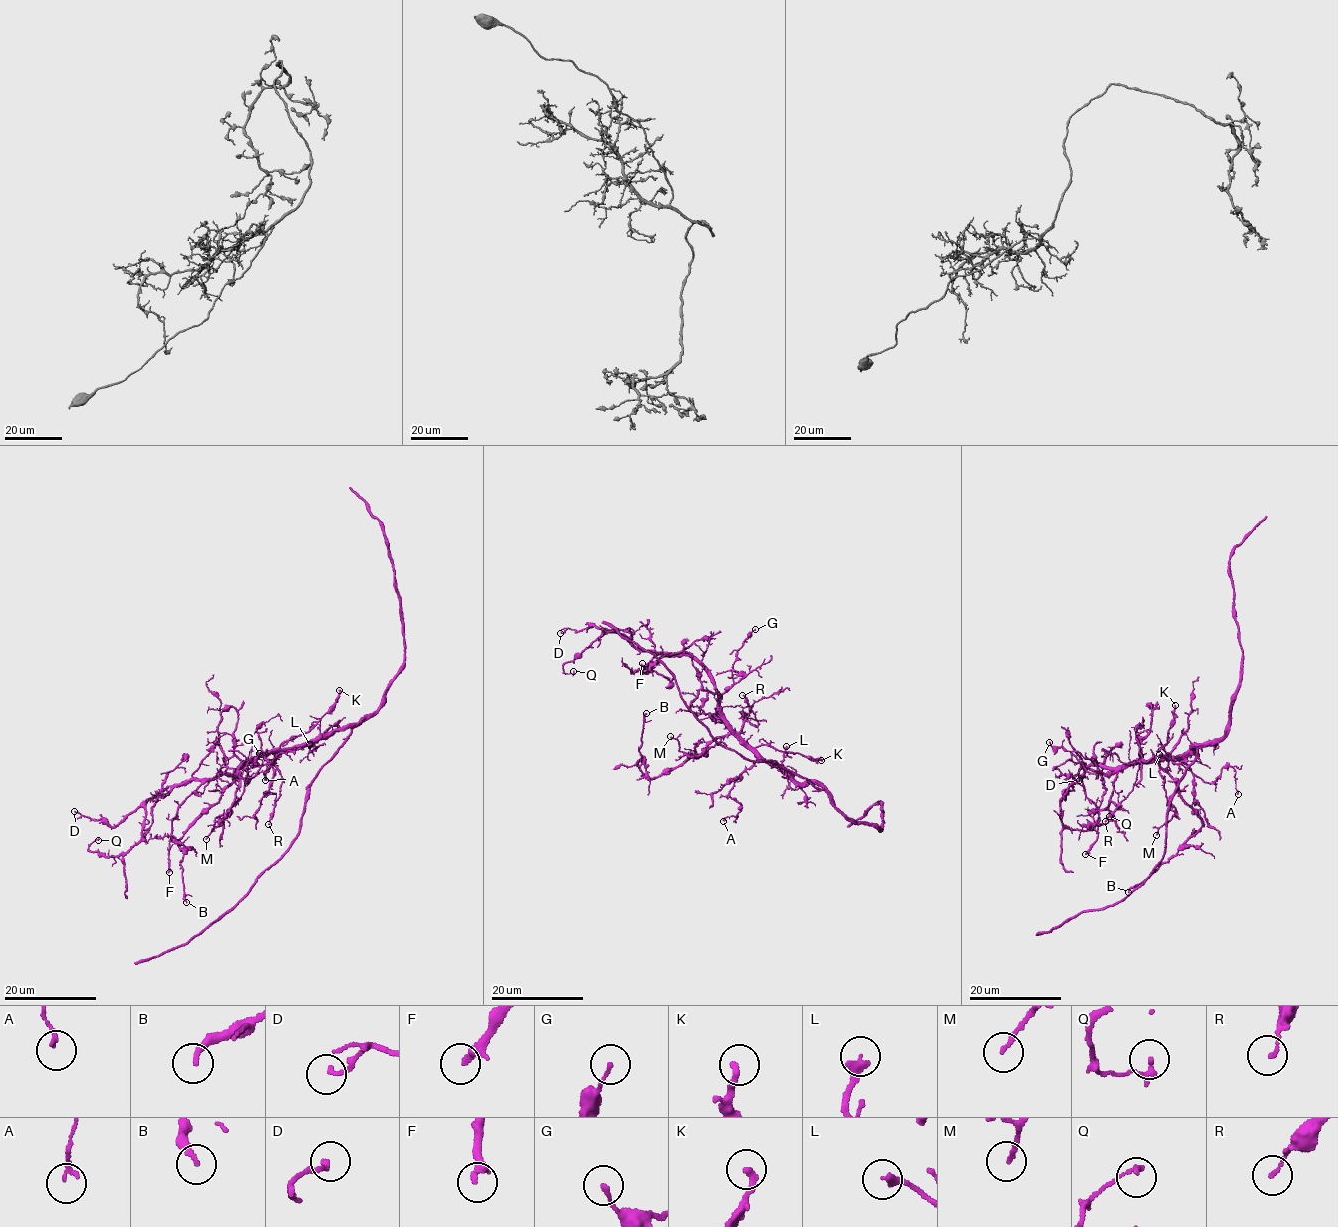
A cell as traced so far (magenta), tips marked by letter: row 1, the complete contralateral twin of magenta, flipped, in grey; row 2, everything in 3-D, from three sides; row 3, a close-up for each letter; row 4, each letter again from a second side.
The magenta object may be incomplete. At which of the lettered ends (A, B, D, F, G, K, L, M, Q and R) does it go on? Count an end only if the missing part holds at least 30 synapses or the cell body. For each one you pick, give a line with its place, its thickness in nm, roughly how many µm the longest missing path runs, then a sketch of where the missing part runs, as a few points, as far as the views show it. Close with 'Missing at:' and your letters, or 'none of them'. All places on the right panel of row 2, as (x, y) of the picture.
Missing at: none of them

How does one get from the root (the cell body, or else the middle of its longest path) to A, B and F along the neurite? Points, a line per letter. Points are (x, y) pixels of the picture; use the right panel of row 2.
A: (1192, 748), (1176, 759), (1208, 783), (1216, 780), (1223, 767), (1231, 767), (1235, 771), (1238, 794)
B: (1192, 748), (1181, 758), (1164, 754), (1155, 760), (1202, 826), (1128, 892)
F: (1192, 748), (1181, 758), (1162, 755), (1115, 767), (1083, 767), (1079, 778), (1098, 814), (1097, 841), (1085, 854)

